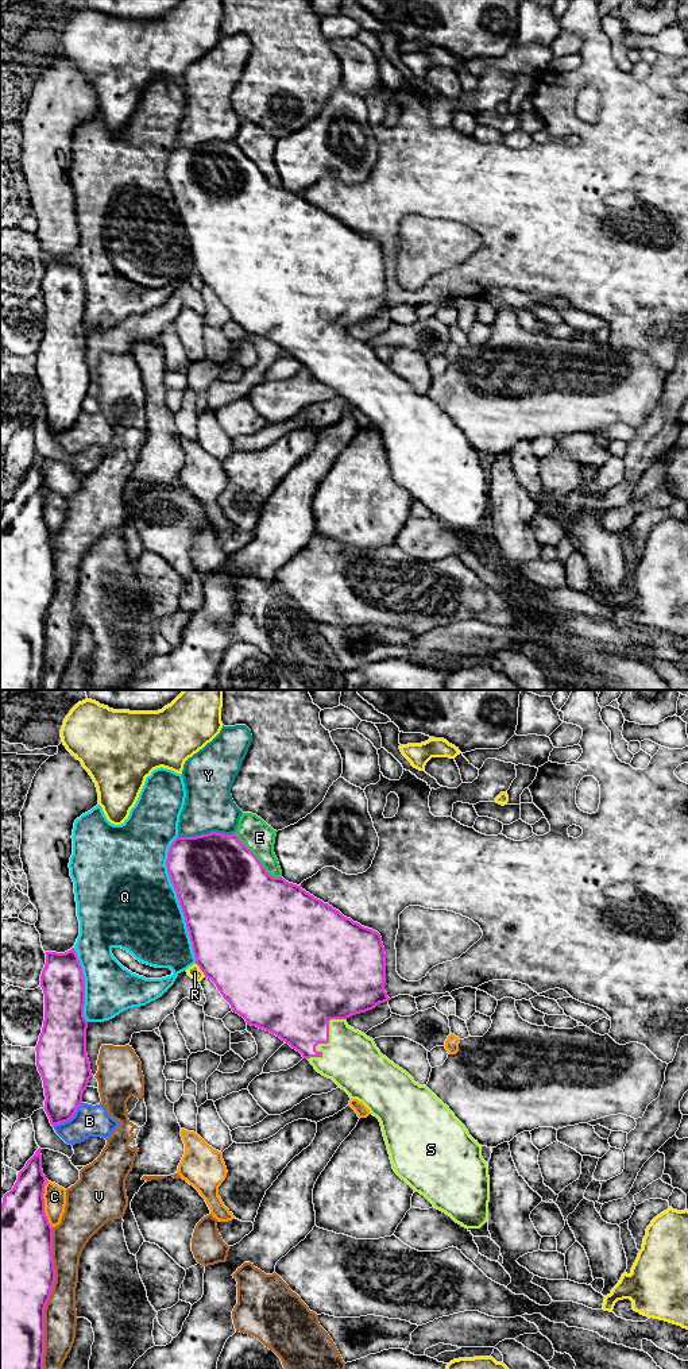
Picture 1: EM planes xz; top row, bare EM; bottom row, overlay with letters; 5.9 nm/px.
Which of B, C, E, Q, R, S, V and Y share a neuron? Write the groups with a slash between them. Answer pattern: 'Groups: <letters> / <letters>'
Groups: B / C / E / Q / R / S / V / Y

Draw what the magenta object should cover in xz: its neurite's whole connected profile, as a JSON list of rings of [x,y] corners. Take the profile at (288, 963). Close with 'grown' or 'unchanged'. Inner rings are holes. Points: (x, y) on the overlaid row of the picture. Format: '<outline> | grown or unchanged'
[[[212,832],[196,837],[178,836],[169,848],[166,867],[185,917],[196,964],[204,972],[205,977],[216,984],[223,998],[231,1004],[232,1011],[243,1017],[247,1025],[256,1026],[279,1037],[299,1052],[304,1058],[308,1058],[318,1073],[332,1079],[351,1099],[362,1102],[370,1110],[370,1114],[380,1122],[394,1172],[405,1180],[414,1192],[424,1195],[434,1208],[449,1215],[456,1223],[465,1229],[480,1229],[488,1219],[490,1202],[488,1166],[482,1157],[482,1146],[469,1135],[465,1126],[455,1117],[449,1107],[426,1085],[415,1083],[406,1071],[380,1053],[372,1038],[347,1023],[349,1017],[366,1013],[375,1009],[379,1003],[390,1000],[384,991],[386,953],[380,934],[344,917],[339,910],[302,890],[301,886],[289,883],[283,878],[271,876],[235,833],[224,834]]] | grown

